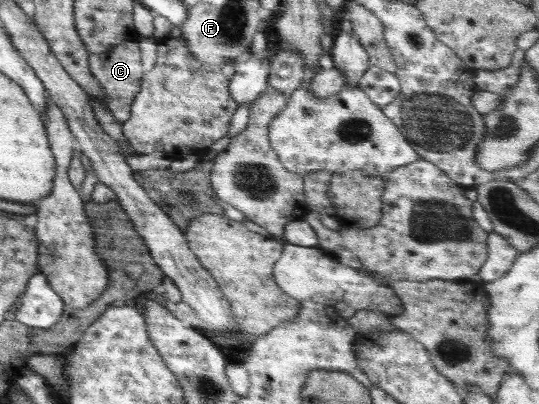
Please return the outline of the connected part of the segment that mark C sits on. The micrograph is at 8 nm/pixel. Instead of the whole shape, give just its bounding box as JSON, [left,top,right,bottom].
[88,41,145,123]

